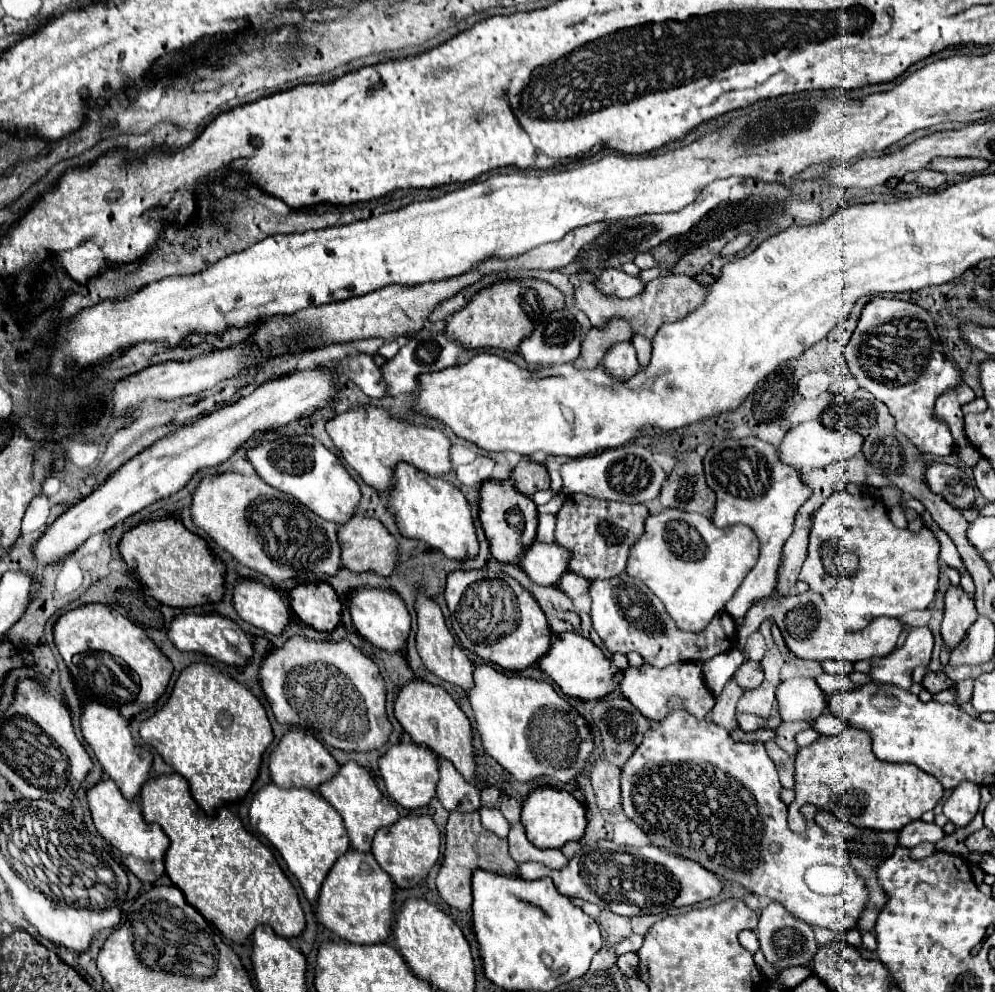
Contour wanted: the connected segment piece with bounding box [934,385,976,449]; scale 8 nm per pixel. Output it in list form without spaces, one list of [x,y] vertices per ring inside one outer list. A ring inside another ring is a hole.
[[[966,385],[966,387],[962,387],[962,391],[950,391],[950,395],[940,395],[938,403],[934,405],[934,415],[950,427],[952,437],[960,449],[970,446],[966,435],[964,435],[962,405],[966,405],[974,399],[976,399],[974,391]]]

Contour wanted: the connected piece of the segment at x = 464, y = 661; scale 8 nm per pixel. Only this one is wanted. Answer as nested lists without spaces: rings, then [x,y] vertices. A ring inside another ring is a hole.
[[[416,593],[416,615],[418,615],[418,633],[416,633],[416,647],[418,653],[426,665],[426,669],[430,669],[436,677],[454,683],[458,687],[462,687],[464,691],[468,691],[472,687],[472,663],[466,657],[466,653],[456,645],[454,637],[450,635],[450,631],[446,629],[444,623],[444,615],[442,609],[438,607],[438,603],[434,599],[430,599],[428,595],[418,595]]]

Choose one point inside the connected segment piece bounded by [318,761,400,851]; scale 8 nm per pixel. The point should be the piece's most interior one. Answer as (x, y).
(352, 792)

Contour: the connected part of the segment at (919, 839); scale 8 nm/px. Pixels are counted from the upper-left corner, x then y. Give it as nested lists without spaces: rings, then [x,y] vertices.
[[[912,821],[908,823],[900,833],[898,833],[898,845],[900,847],[916,847],[924,841],[936,843],[944,837],[944,831],[936,823],[926,823],[926,821]]]

